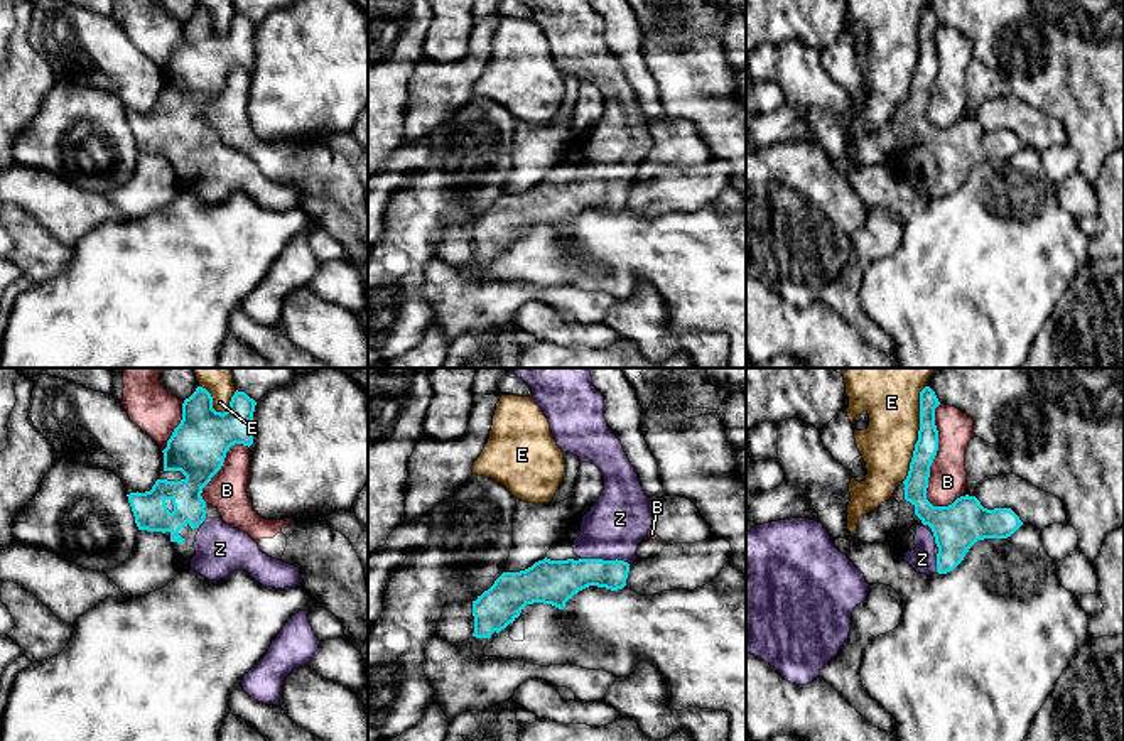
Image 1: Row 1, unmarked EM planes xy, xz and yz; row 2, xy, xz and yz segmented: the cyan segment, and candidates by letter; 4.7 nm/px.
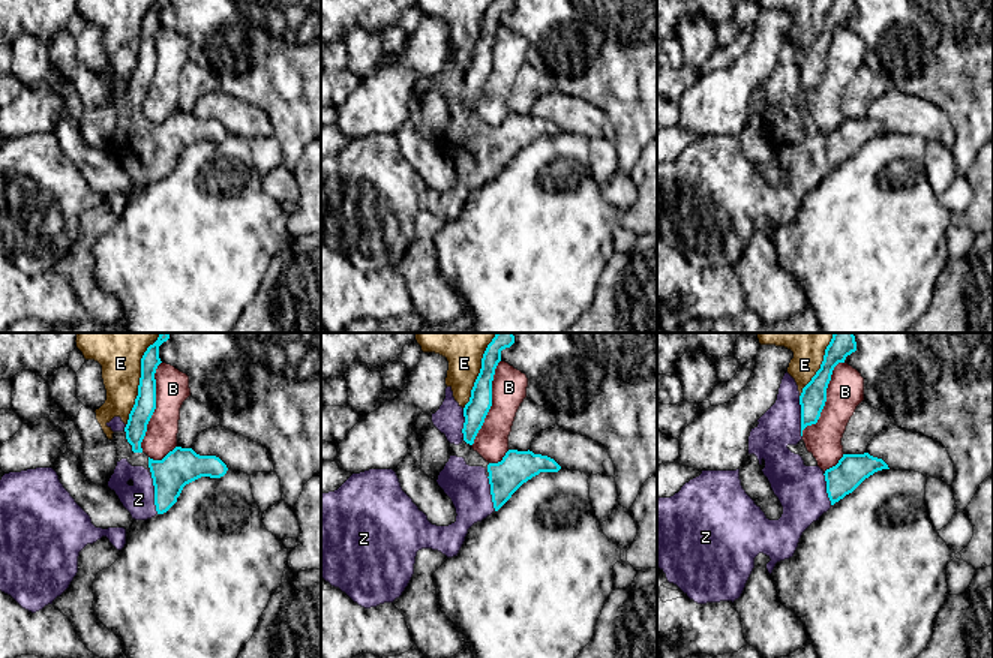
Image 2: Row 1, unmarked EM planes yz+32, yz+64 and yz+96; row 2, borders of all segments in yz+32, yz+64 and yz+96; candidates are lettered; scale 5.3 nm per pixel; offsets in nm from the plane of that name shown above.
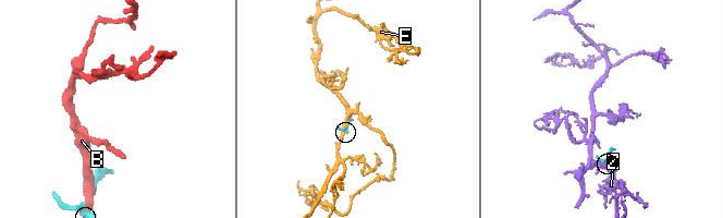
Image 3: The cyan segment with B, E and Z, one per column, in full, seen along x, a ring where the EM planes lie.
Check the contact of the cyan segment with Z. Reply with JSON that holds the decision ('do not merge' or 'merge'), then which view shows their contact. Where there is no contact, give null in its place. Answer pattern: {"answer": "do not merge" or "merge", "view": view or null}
{"answer": "merge", "view": "xz"}

